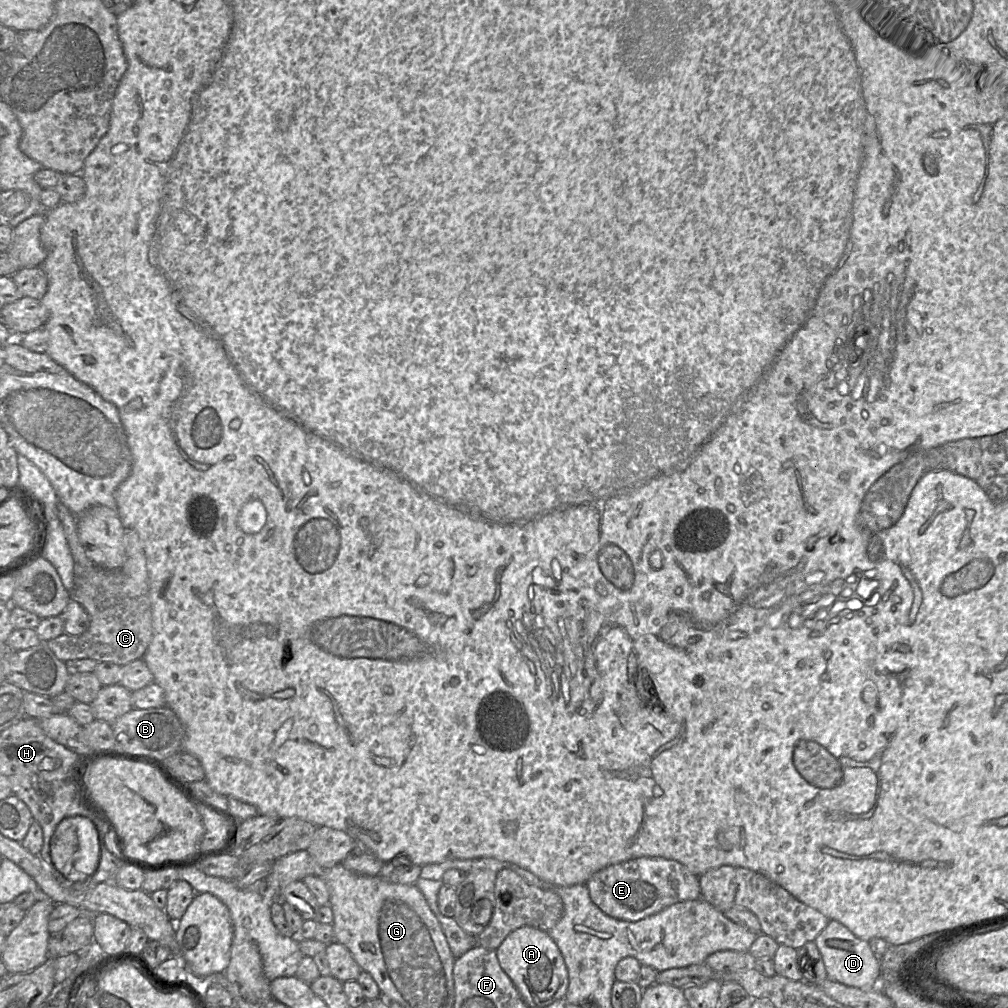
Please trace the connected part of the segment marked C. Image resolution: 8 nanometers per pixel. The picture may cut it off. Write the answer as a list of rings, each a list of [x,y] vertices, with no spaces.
[[[125,528],[124,544],[126,560],[120,568],[108,570],[95,565],[80,575],[74,574],[72,598],[88,613],[90,626],[81,635],[63,633],[47,642],[56,657],[63,662],[93,659],[97,662],[112,662],[122,667],[143,658],[153,638],[147,561],[135,530]]]

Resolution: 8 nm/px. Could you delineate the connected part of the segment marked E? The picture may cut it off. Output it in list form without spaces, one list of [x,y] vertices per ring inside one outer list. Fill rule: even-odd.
[[[643,856],[610,865],[585,883],[592,902],[605,914],[619,920],[638,921],[661,910],[701,897],[699,877],[676,860]]]

